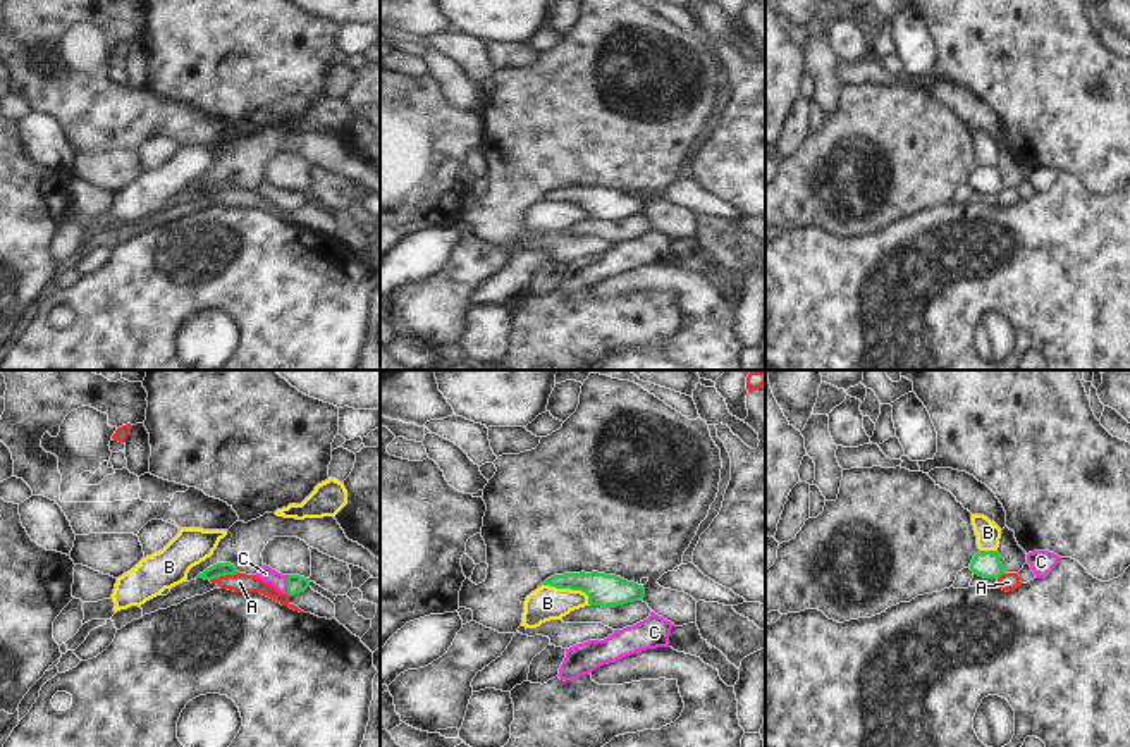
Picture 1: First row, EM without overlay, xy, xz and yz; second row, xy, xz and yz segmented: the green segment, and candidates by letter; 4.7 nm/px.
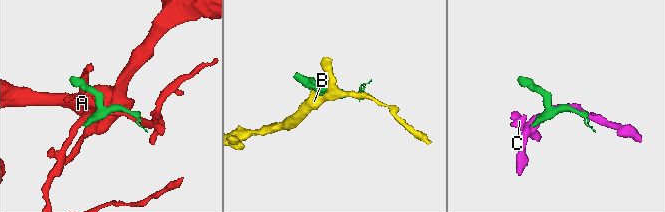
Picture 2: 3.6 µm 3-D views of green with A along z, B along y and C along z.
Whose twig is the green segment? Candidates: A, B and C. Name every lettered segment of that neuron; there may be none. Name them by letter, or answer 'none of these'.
C

